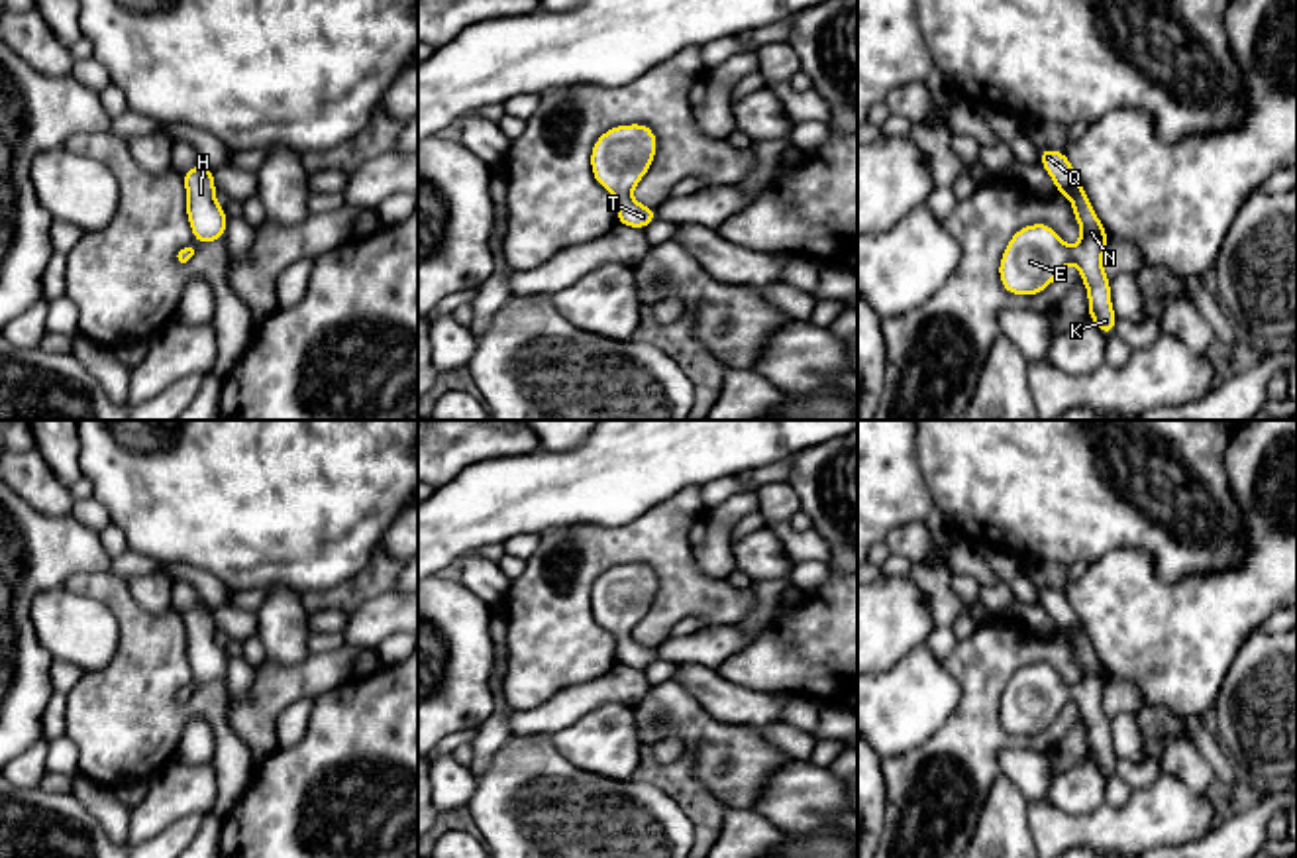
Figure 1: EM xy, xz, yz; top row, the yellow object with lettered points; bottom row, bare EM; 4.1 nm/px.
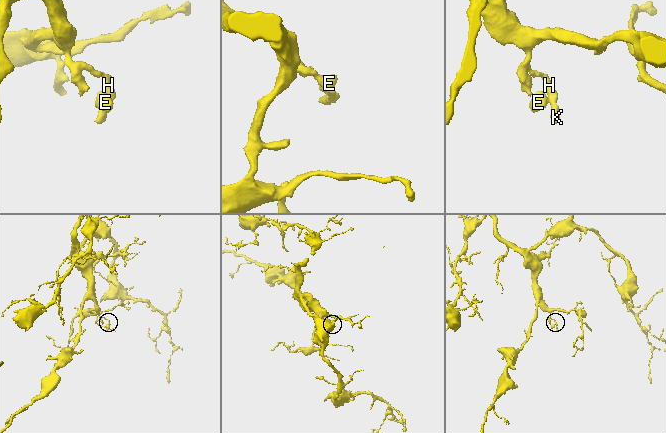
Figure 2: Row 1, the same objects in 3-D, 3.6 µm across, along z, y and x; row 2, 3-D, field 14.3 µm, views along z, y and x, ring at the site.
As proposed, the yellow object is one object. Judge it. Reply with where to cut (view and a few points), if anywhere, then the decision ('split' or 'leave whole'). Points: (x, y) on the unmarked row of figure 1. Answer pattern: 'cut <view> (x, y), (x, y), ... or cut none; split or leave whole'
cut none; leave whole

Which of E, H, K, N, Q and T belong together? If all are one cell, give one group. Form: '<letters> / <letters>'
E H K N Q T

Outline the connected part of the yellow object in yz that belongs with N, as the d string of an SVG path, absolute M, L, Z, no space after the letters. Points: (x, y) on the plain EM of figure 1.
M1038 587L1038 593L1040 605L1056 622L1056 632L1069 636L1073 658L1081 666L1081 679L1071 689L1044 662L1016 670L999 701L1001 724L1009 734L1034 736L1048 728L1069 701L1075 701L1079 719L1087 726L1087 758L1101 768L1105 778L1111 778L1118 758L1111 744L1111 719L1103 711L1109 673L1065 591Z

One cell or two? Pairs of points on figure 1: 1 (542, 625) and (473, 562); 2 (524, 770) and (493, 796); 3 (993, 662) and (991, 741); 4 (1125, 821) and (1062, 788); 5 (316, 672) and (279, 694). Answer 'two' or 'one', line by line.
1: two
2: one
3: one
4: two
5: one

